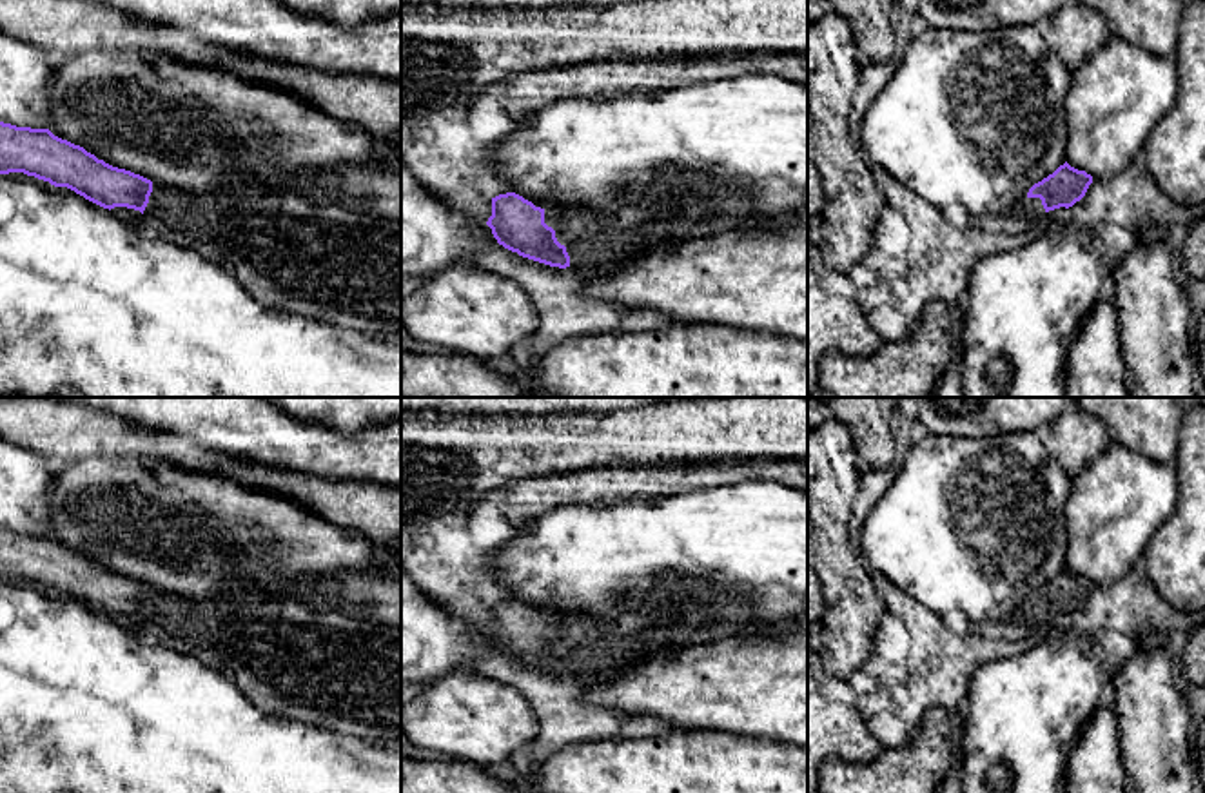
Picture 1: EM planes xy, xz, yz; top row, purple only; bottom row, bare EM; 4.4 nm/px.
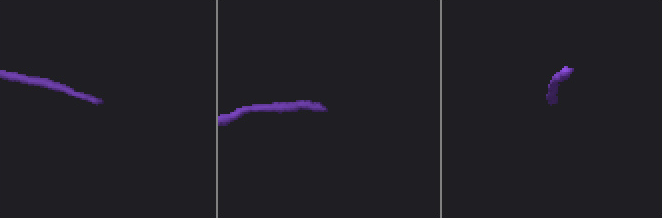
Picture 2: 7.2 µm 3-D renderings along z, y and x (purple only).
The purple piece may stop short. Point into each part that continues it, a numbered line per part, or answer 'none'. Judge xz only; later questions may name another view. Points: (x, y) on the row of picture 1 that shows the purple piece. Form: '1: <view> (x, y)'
1: xz (588, 244)

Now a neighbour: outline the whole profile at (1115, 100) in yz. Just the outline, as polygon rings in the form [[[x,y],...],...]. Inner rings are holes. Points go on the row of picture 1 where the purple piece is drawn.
[[[1120,36],[1096,49],[1085,64],[1071,73],[1067,94],[1067,163],[1100,180],[1120,174],[1145,149],[1149,134],[1167,116],[1178,100],[1176,58],[1156,56]]]

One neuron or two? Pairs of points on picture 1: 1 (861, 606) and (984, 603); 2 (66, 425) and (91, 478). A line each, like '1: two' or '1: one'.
1: two
2: two

